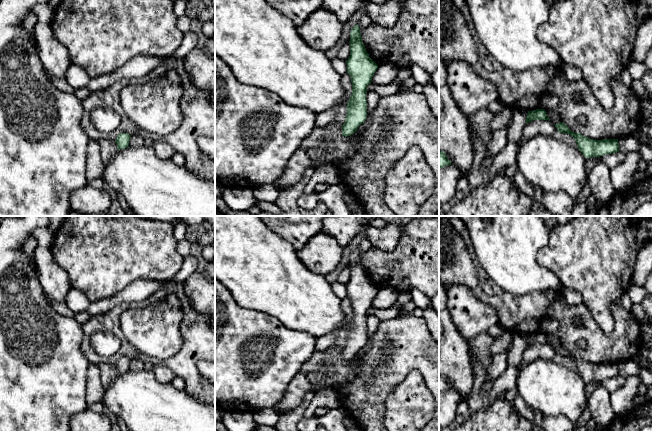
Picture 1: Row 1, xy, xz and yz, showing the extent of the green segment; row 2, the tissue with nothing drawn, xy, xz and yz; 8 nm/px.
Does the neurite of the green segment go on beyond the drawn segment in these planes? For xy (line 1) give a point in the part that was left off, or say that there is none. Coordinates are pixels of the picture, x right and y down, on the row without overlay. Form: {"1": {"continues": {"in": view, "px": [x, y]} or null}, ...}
{"1": {"continues": null}}

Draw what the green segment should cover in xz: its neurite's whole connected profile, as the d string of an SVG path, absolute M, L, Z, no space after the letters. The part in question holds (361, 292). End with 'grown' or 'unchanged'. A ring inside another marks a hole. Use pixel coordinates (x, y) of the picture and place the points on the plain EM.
M358 248L351 254L349 267L350 280L346 288L352 306L352 318L346 330L347 338L342 350L342 359L345 361L355 357L367 342L367 310L372 306L378 292L366 275Z; unchanged

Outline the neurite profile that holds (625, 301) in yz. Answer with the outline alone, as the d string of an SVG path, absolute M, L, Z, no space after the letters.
M625 292L625 293L620 297L619 303L620 303L620 305L621 305L623 308L631 311L633 302L632 302L632 300L631 300L628 292Z

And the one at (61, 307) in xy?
M47 296L48 302L56 310L57 313L66 317L74 317L75 312L73 312L66 304L66 302L56 302Z

